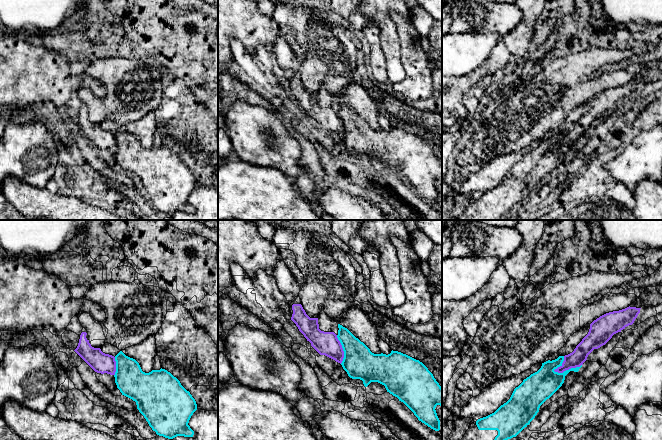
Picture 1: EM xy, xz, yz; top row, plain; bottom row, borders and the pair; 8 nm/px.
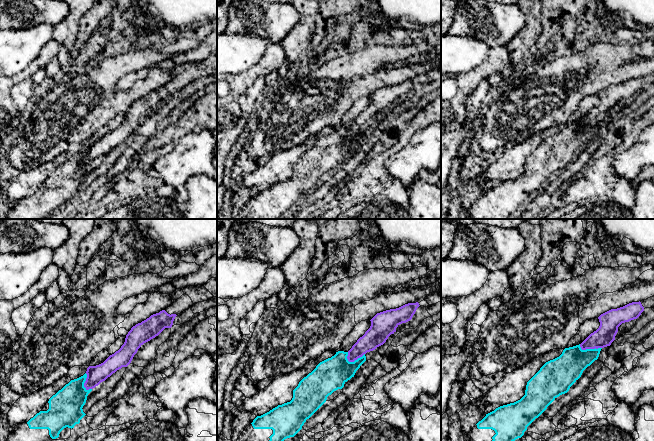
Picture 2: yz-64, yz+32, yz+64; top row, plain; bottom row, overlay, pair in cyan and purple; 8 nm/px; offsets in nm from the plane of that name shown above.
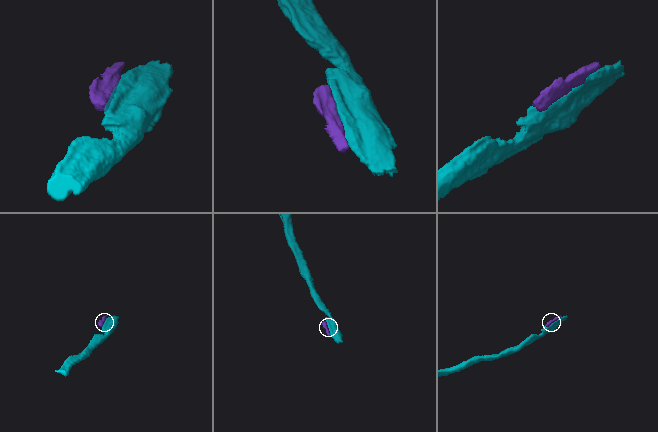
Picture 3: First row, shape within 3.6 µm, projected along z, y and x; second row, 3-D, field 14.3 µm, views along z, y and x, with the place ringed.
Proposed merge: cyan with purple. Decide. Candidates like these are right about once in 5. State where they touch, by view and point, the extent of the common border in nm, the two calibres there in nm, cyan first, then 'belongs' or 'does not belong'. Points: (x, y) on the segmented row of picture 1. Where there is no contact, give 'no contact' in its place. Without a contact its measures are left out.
contact yz (567, 370); length 240 nm; calibres 240 and 130 nm; does not belong

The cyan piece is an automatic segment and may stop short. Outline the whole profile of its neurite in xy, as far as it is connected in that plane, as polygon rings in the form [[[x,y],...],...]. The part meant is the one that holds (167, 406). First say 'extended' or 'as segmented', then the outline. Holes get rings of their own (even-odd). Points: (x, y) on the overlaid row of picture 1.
as segmented | [[[122,351],[115,361],[117,388],[136,402],[137,409],[157,435],[168,439],[193,437],[194,431],[188,423],[197,404],[176,377],[162,368],[145,373],[135,359]]]

